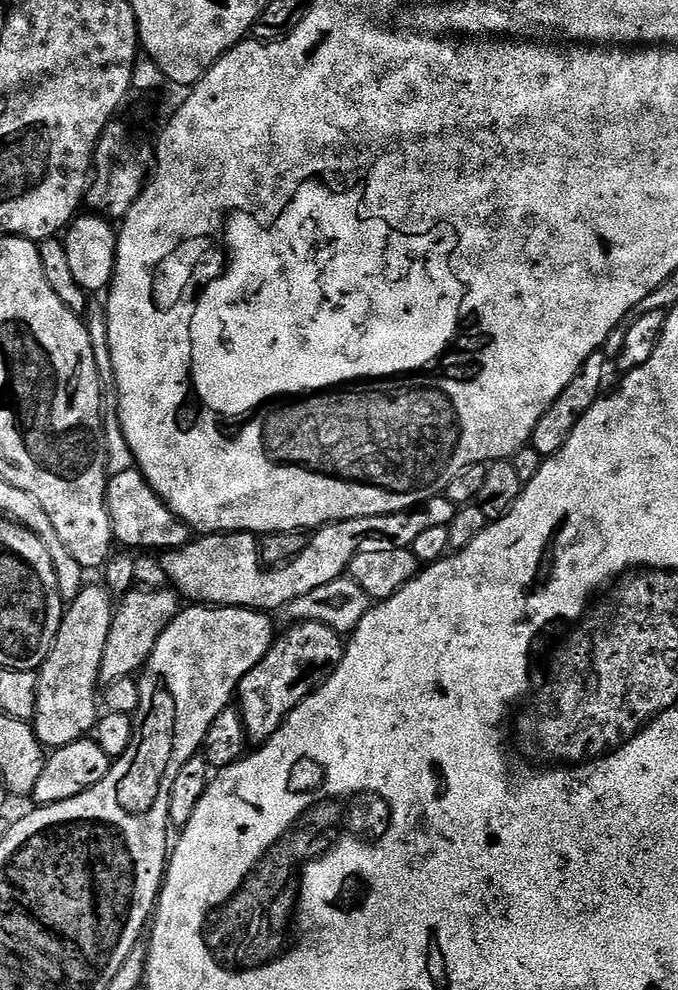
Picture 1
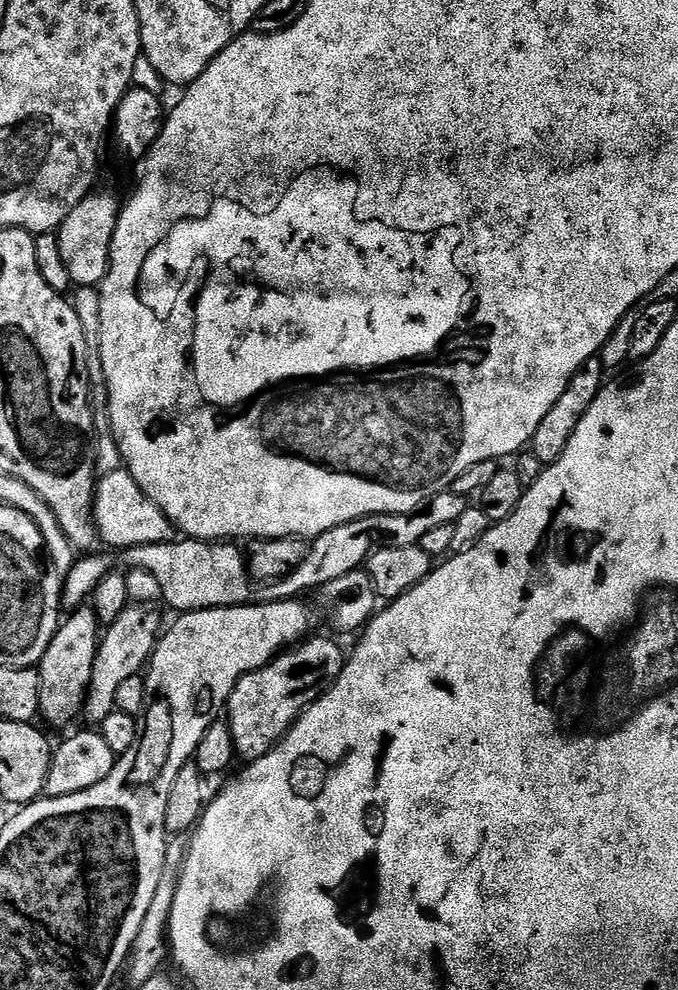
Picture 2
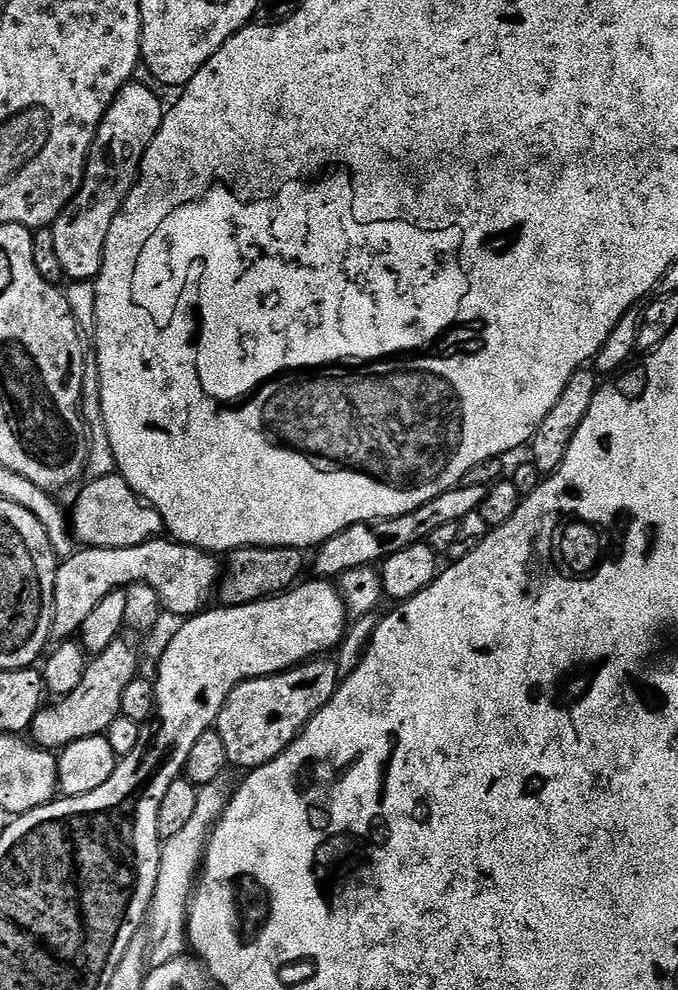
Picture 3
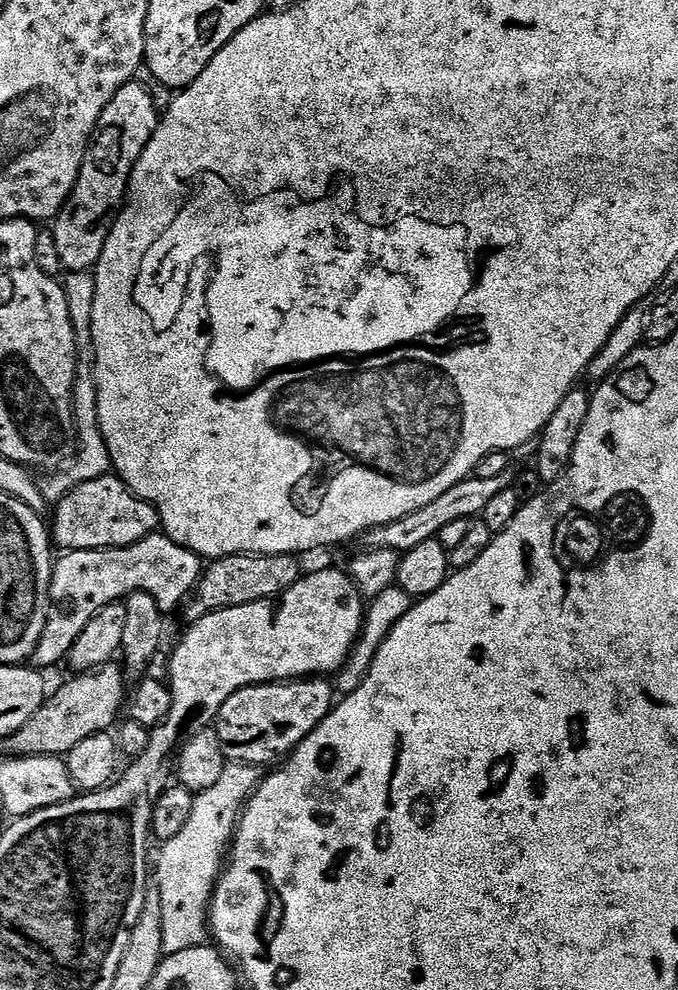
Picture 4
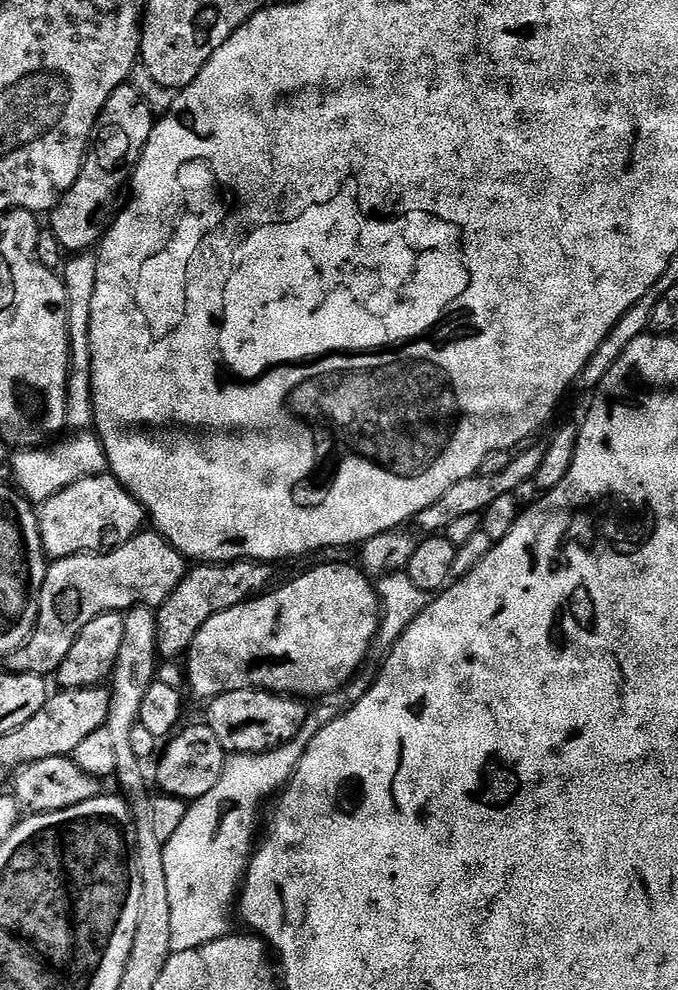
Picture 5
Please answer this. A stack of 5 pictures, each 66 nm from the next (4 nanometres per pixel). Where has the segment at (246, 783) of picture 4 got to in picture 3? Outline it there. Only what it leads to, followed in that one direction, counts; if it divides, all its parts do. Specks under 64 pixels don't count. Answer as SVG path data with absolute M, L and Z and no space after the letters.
M223 779L213 784L205 784L200 788L198 807L194 810L190 823L174 838L163 841L158 866L158 882L154 886L152 907L146 917L150 927L150 943L148 945L148 963L152 968L166 966L174 958L185 955L188 944L188 906L192 893L198 883L202 871L204 849L208 846L208 837L224 814L230 799L230 788L224 785Z

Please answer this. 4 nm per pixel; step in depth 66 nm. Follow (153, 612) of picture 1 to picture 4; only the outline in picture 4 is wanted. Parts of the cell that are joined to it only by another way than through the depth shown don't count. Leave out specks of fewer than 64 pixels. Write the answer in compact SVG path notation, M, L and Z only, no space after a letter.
M116 662L103 664L92 672L76 674L71 678L73 680L66 681L53 696L51 693L50 698L45 699L38 714L34 714L22 730L3 741L5 753L13 756L63 757L85 738L117 727L126 708L126 681L121 665Z

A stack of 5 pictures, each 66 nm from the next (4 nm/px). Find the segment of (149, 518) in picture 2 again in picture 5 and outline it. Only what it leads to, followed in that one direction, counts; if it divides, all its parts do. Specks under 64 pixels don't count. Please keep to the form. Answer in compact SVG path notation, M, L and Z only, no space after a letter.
M111 474L82 478L39 505L40 537L45 557L61 560L83 552L110 552L130 542L145 527L146 513L140 502Z

